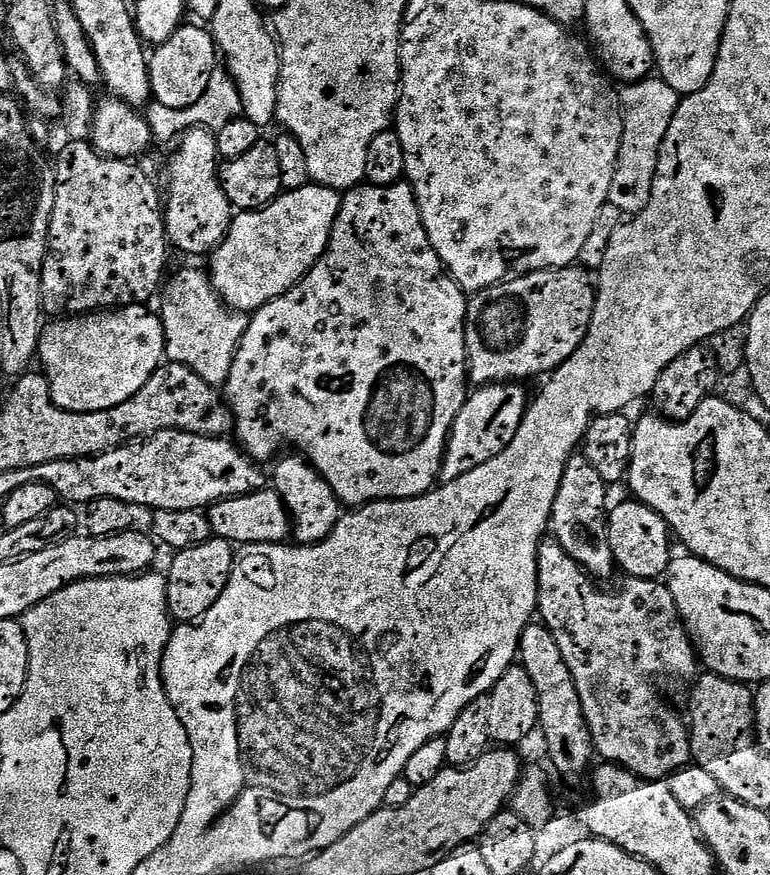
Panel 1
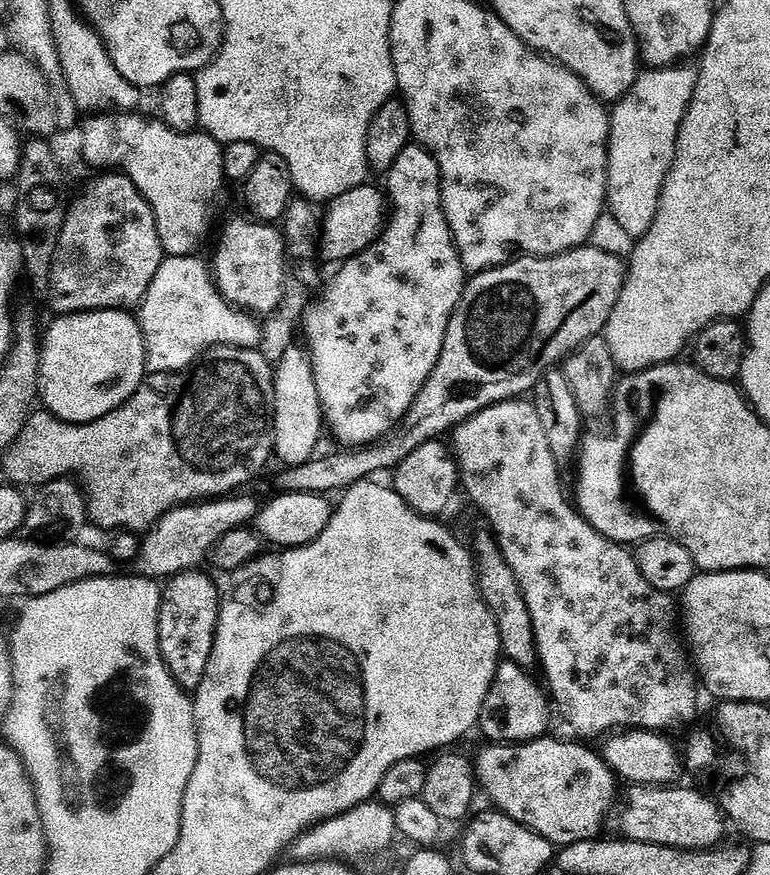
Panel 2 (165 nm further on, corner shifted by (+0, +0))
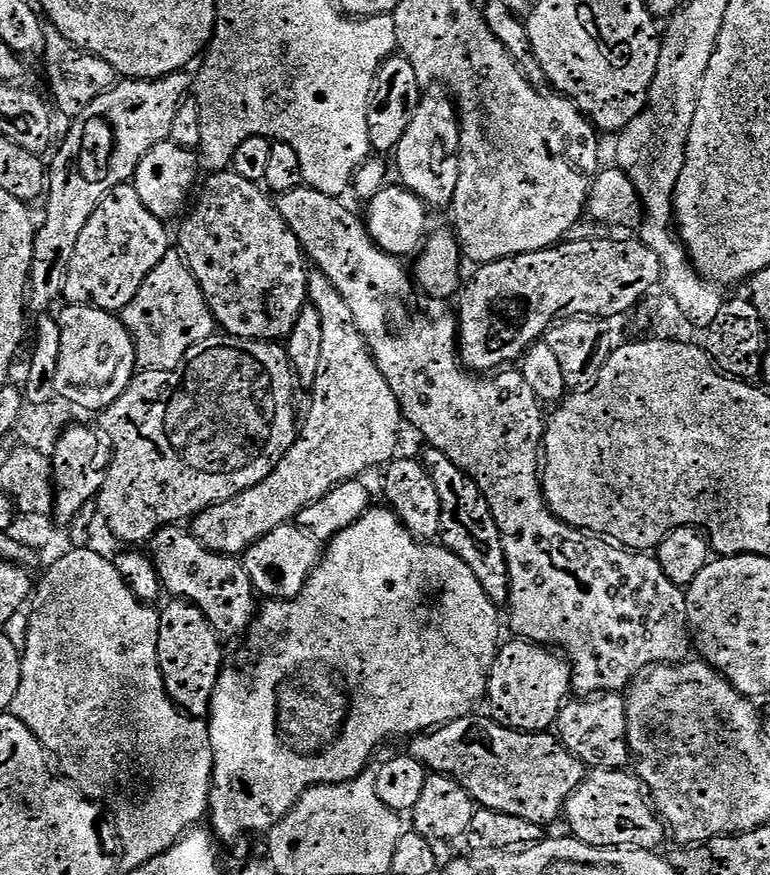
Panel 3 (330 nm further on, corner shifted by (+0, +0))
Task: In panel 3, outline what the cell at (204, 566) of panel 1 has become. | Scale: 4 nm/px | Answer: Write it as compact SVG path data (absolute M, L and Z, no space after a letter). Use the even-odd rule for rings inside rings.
M179 598L171 602L168 609L160 612L160 672L164 676L164 689L181 712L192 718L204 718L212 711L212 696L220 685L220 673L226 664L220 649L222 640L202 610Z

